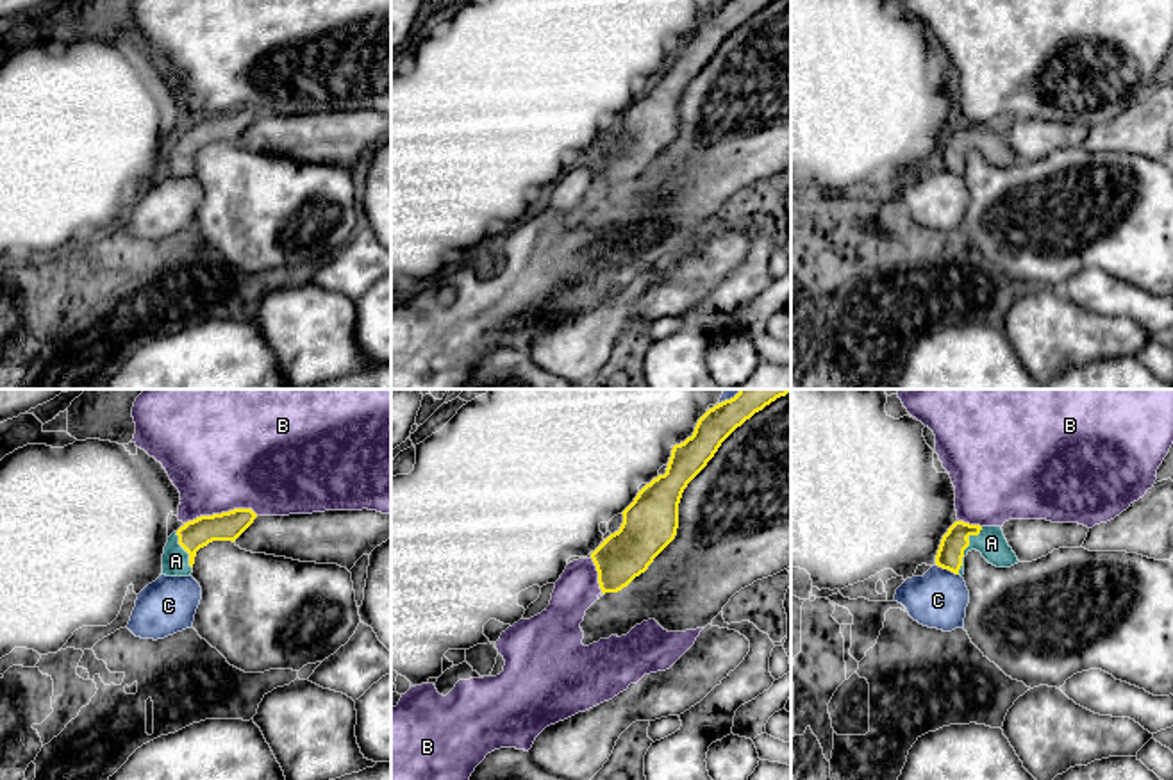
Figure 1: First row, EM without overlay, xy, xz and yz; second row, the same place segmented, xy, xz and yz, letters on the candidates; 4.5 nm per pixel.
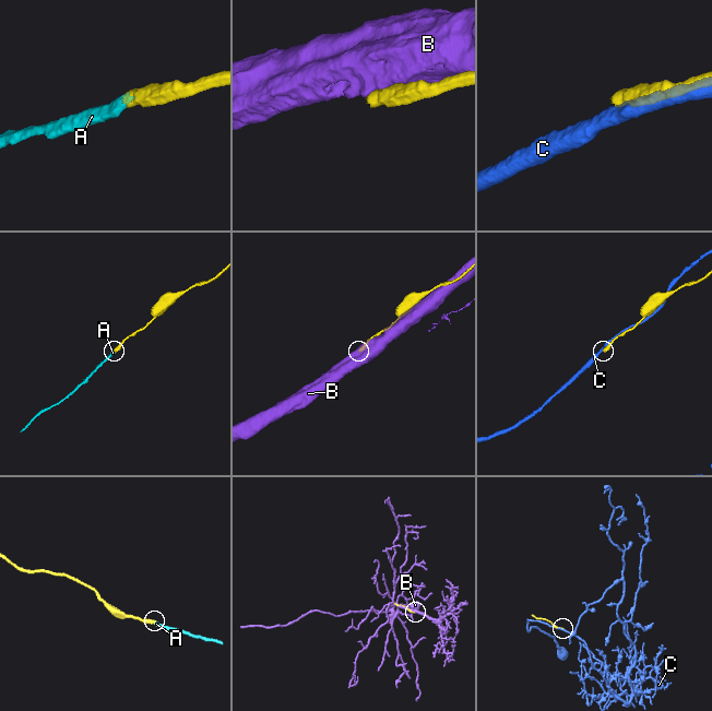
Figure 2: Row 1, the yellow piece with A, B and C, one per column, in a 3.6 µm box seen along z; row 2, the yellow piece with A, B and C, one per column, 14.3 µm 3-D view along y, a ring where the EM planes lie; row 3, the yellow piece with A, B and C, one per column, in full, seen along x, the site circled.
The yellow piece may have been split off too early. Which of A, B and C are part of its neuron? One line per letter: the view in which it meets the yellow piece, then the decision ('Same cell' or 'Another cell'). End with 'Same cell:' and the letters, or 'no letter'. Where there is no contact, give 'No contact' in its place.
A: Touches yellow in yz. Same cell
B: Touches yellow in xy. Another cell
C: Touches yellow in yz. Another cell
Same cell: A

